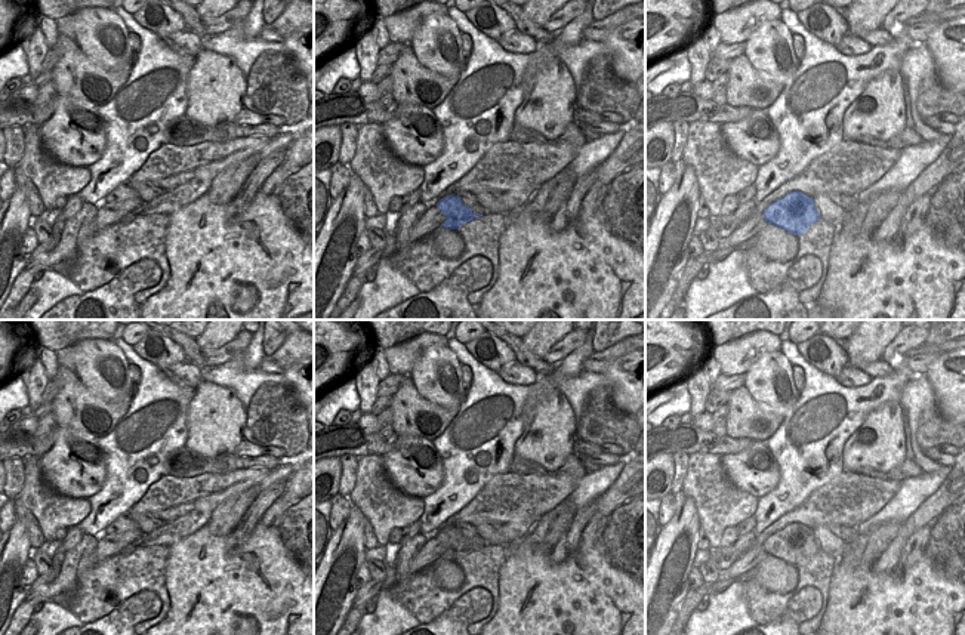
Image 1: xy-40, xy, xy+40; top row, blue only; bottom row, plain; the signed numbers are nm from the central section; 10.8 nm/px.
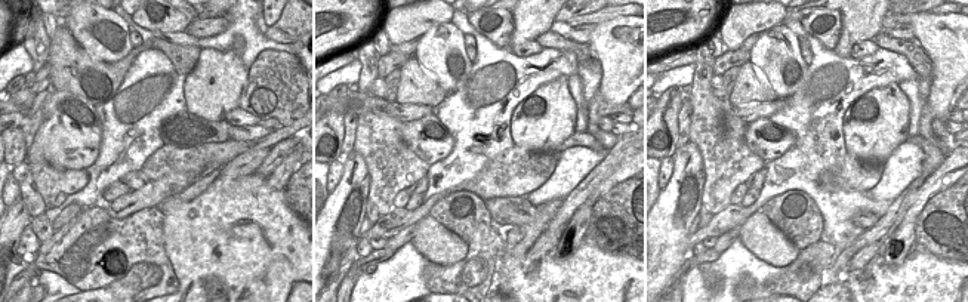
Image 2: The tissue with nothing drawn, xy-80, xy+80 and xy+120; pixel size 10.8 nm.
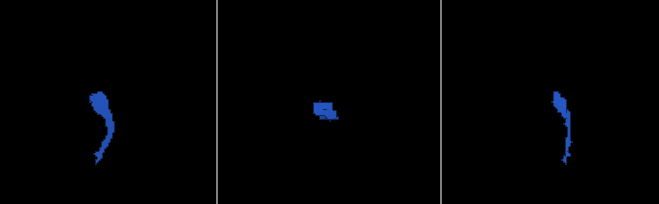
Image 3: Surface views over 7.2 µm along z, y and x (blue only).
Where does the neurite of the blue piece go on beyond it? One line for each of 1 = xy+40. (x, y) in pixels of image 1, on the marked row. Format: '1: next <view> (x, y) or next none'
1: next none

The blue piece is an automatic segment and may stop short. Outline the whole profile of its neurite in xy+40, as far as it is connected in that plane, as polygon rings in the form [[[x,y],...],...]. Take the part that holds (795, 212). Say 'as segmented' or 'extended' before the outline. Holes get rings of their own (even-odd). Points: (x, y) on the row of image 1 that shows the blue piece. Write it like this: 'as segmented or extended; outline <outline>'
as segmented; outline [[[792,191],[773,201],[762,216],[768,224],[786,229],[790,234],[804,234],[810,225],[820,219],[813,197]]]

